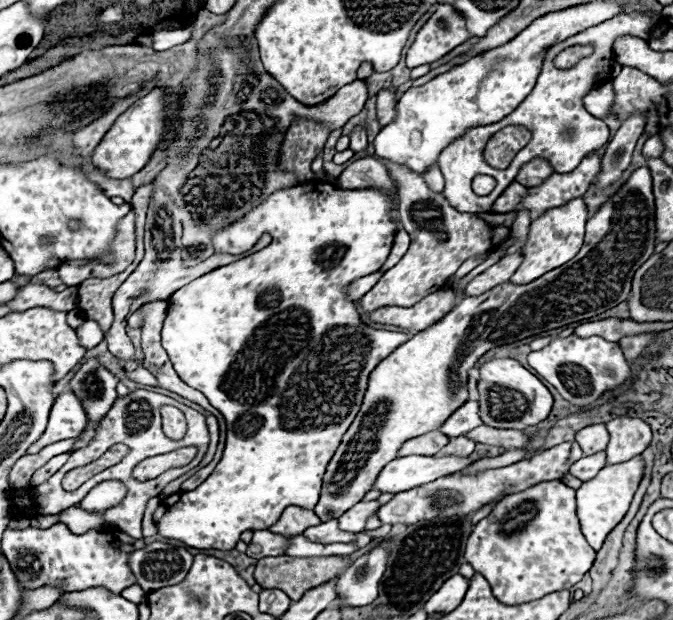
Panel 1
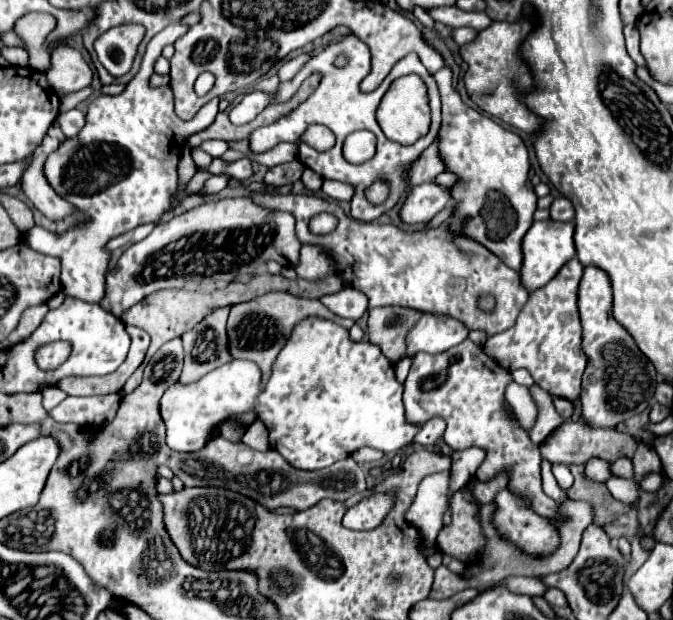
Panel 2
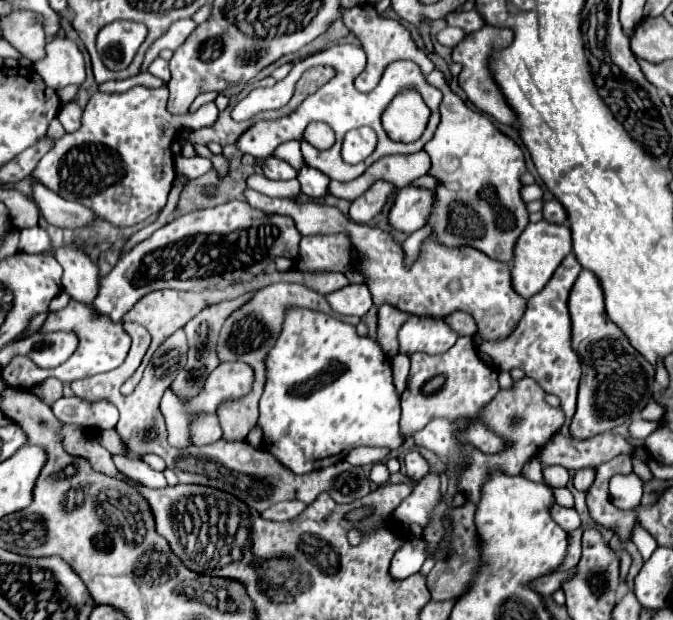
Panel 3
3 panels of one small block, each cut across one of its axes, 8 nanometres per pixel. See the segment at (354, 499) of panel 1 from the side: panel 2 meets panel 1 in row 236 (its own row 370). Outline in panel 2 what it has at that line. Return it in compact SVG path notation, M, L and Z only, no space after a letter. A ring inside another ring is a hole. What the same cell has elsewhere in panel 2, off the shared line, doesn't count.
M594 266L584 268L582 276L584 280L580 280L578 286L578 314L582 322L582 350L588 356L586 380L582 380L582 394L580 394L582 420L590 428L616 428L618 424L644 412L650 406L656 388L656 370L652 362L632 342L632 336L612 318L612 302L610 302L612 290L610 290L608 276L604 276L604 272L596 270Z

